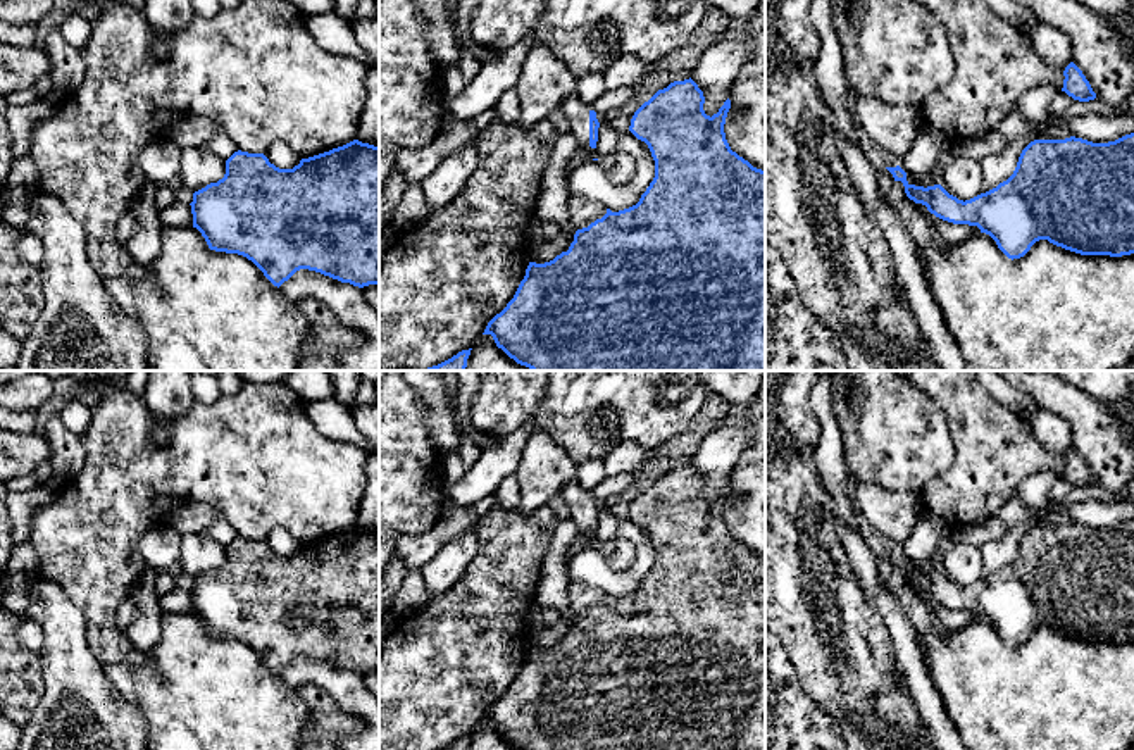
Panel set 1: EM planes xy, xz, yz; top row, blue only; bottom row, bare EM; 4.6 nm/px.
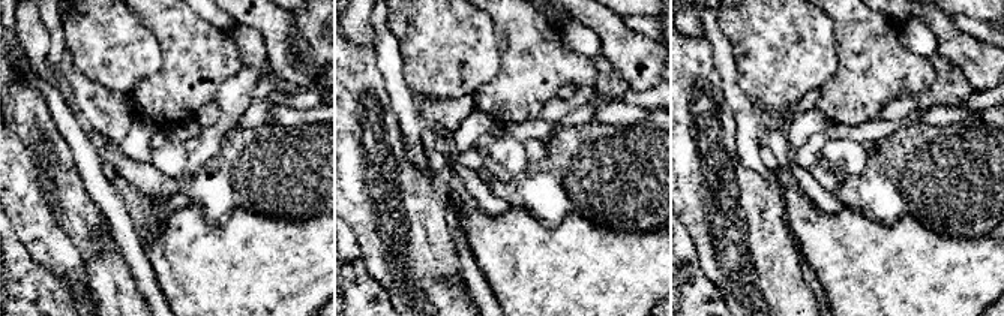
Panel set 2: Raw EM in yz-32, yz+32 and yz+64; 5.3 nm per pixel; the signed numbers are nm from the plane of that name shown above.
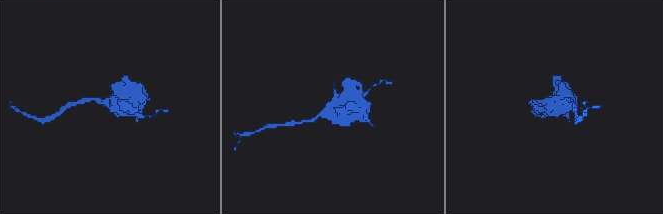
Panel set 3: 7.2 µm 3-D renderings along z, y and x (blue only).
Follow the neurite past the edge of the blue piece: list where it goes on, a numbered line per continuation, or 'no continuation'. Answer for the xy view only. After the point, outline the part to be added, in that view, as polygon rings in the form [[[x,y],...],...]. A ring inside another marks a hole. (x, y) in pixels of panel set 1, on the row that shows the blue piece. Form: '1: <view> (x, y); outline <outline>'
no continuation

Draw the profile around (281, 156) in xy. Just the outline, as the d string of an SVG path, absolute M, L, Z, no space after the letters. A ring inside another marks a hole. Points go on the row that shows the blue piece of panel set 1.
M274 143L269 147L269 150L264 153L271 164L274 164L279 169L293 169L300 164L300 157L284 143Z

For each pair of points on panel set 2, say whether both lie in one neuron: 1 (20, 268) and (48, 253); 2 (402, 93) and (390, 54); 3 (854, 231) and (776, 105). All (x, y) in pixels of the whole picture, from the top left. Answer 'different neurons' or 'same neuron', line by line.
1: different neurons
2: same neuron
3: different neurons

